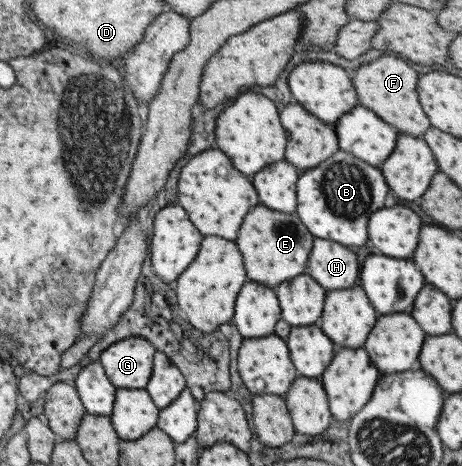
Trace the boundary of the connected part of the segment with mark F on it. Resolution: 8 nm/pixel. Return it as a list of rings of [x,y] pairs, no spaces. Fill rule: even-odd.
[[[386,54],[359,67],[353,77],[353,87],[361,105],[375,111],[385,123],[391,123],[401,133],[421,137],[429,129],[429,119],[417,99],[417,75],[419,73],[409,67],[403,57]]]

